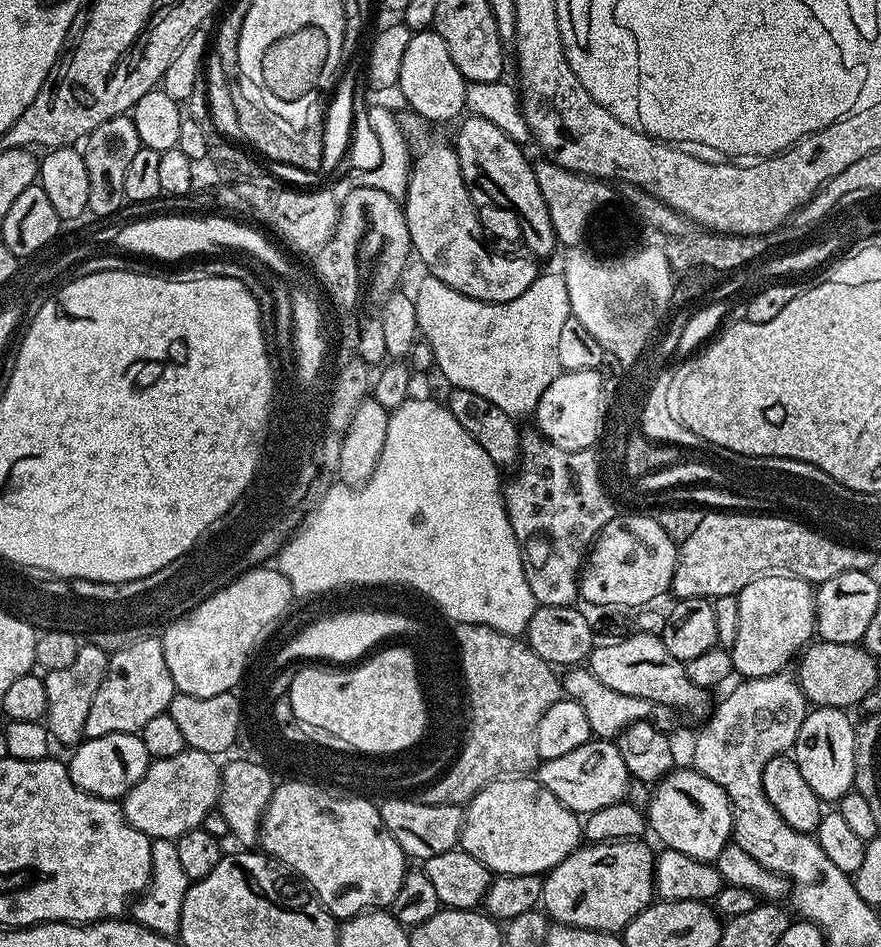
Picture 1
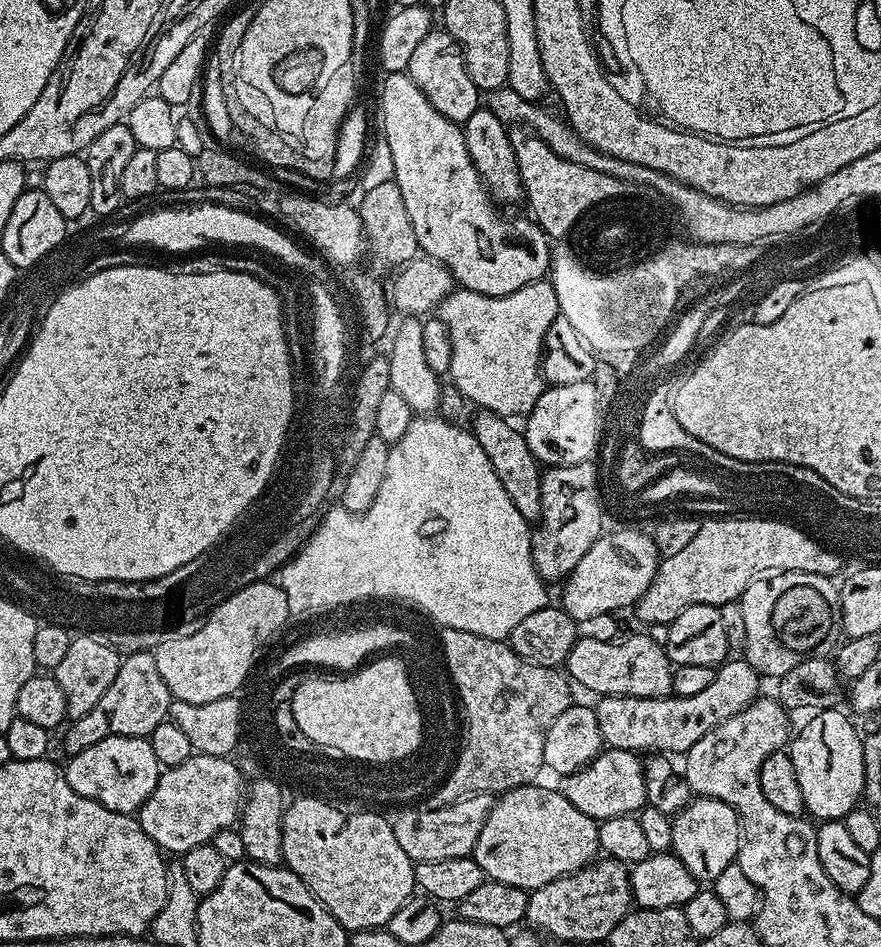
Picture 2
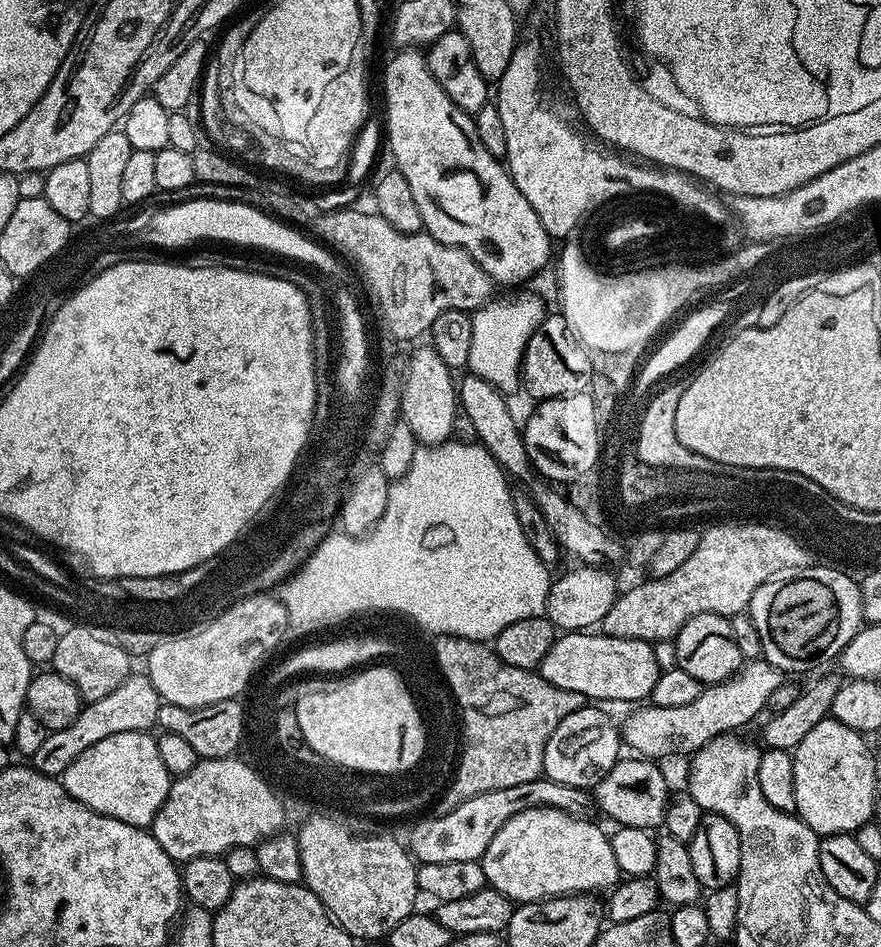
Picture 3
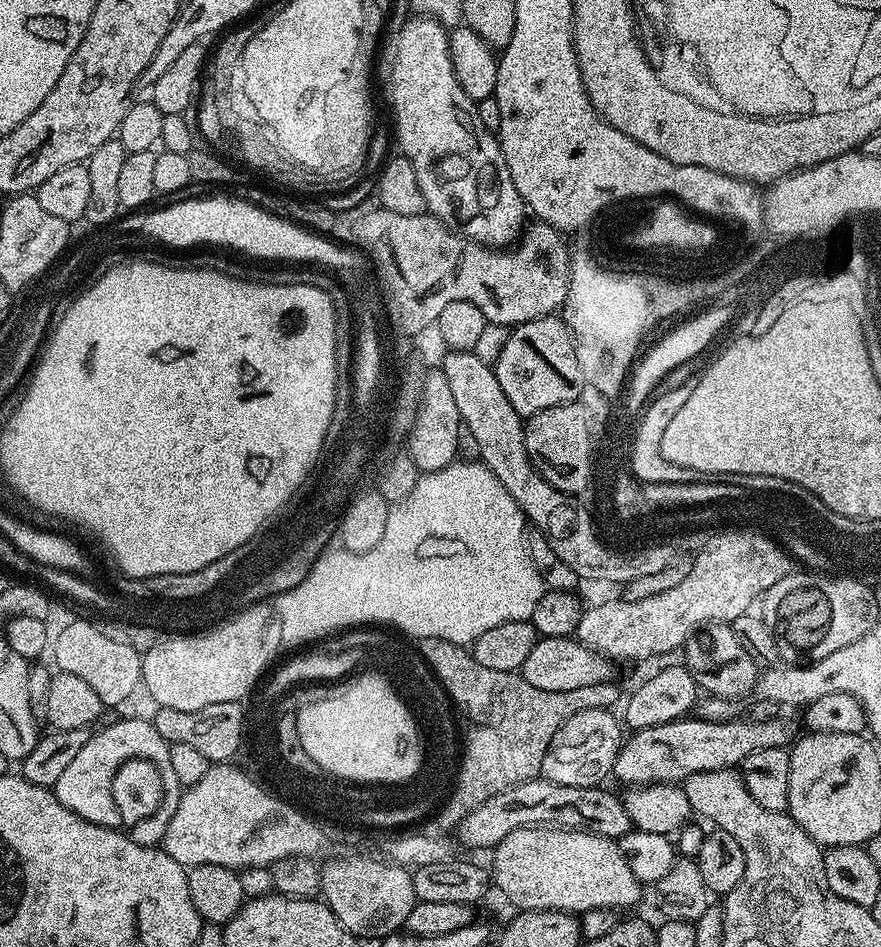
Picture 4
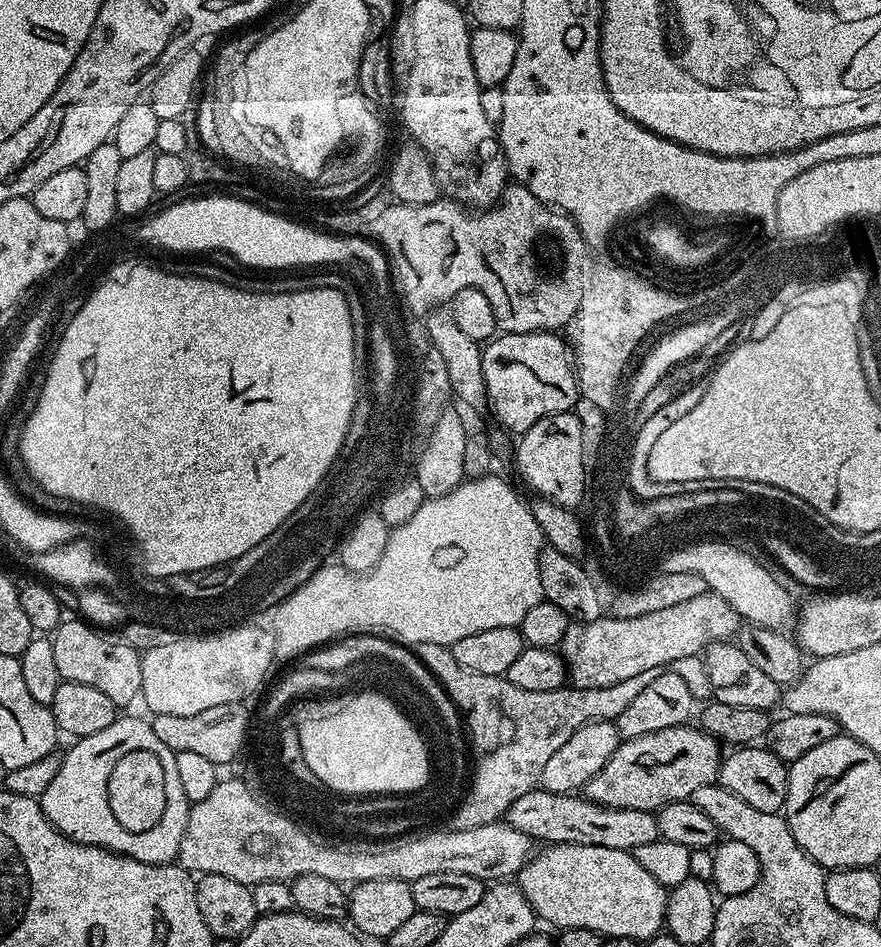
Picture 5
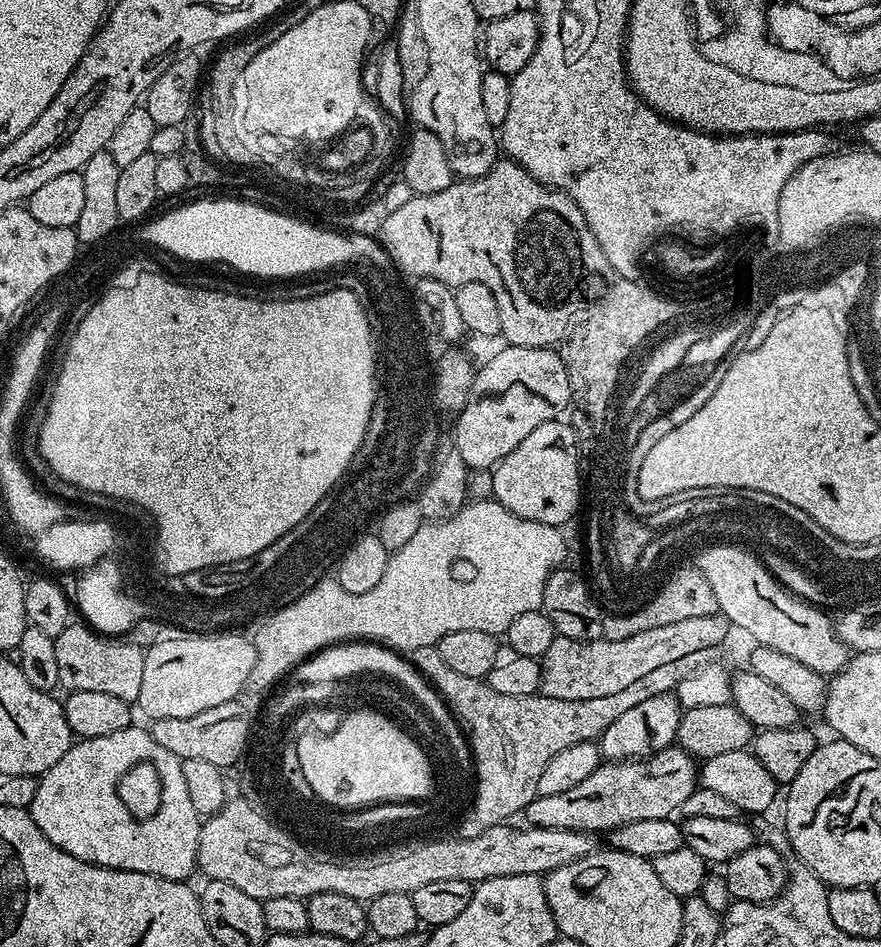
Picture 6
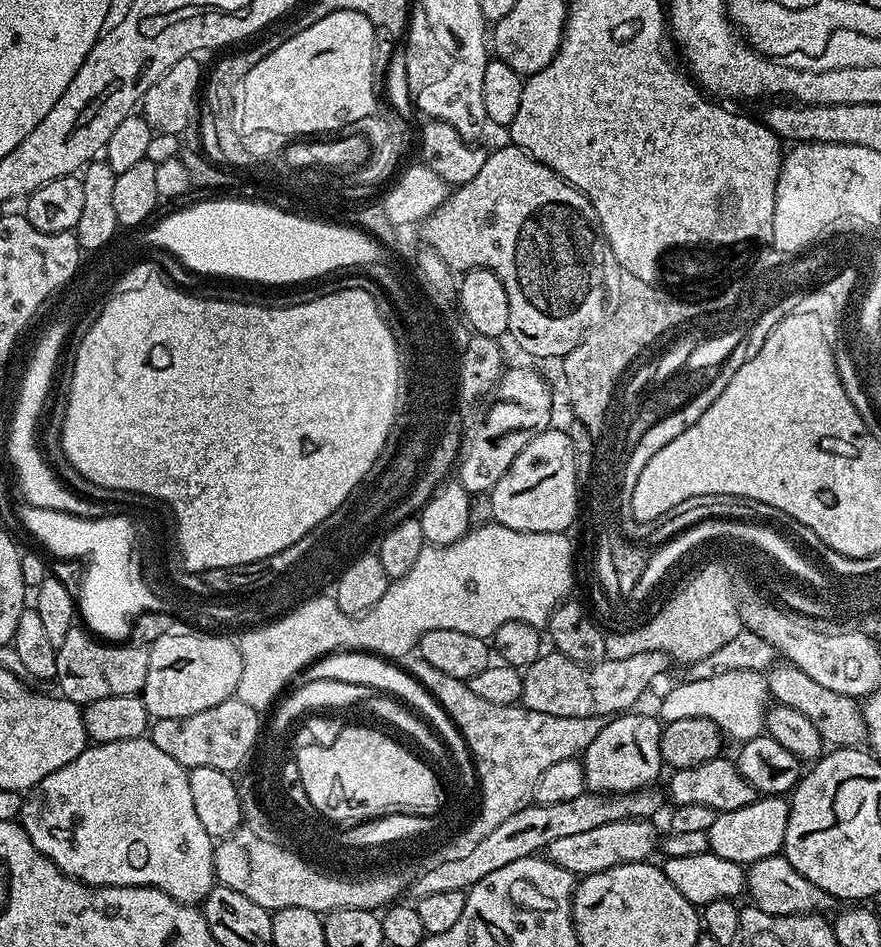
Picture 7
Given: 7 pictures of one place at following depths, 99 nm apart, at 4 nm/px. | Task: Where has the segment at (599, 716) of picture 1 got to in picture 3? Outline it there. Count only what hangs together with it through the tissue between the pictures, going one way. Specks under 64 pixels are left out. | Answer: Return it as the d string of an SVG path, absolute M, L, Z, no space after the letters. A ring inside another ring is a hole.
M761 658L758 660L749 660L741 667L740 671L733 674L729 680L723 680L717 684L710 684L701 687L698 698L690 702L687 706L658 706L649 703L647 706L636 706L632 713L624 720L622 724L622 740L625 745L633 748L635 755L640 758L660 758L656 756L684 756L691 757L692 753L697 752L703 744L710 742L719 736L739 733L740 728L744 728L756 715L767 709L767 699L774 690L779 688L780 684L785 683L785 673L775 668L767 660Z

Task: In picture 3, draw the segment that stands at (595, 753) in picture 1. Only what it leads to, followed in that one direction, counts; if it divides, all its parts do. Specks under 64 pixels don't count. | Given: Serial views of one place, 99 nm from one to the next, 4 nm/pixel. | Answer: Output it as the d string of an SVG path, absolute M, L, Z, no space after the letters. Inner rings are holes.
M621 758L616 765L597 782L594 799L597 809L605 812L617 825L626 828L647 828L656 830L664 823L670 803L668 796L668 780L659 768L659 763L648 758Z

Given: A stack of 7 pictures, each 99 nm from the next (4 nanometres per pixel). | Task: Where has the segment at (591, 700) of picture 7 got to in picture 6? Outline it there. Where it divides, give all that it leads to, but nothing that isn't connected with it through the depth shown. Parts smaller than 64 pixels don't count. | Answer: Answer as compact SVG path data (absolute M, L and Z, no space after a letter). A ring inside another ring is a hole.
M713 614L702 618L685 618L683 622L670 622L670 626L656 626L654 630L642 630L642 634L634 634L634 638L621 640L575 640L556 635L554 642L550 642L550 650L546 650L540 660L539 695L585 700L618 694L618 690L626 690L626 686L638 682L638 678L646 678L650 670L658 670L658 666L666 666L666 662L674 662L698 650L719 649L728 632L728 621L719 614Z

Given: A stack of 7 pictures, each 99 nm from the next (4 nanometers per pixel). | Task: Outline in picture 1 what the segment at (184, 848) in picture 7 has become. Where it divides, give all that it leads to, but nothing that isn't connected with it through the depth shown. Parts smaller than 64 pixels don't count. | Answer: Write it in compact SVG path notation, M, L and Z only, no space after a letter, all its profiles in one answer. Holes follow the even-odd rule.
M134 732L106 734L102 738L87 738L71 749L72 757L67 757L68 777L84 792L101 796L107 800L119 801L146 774L150 757L146 746L142 746L139 735Z

